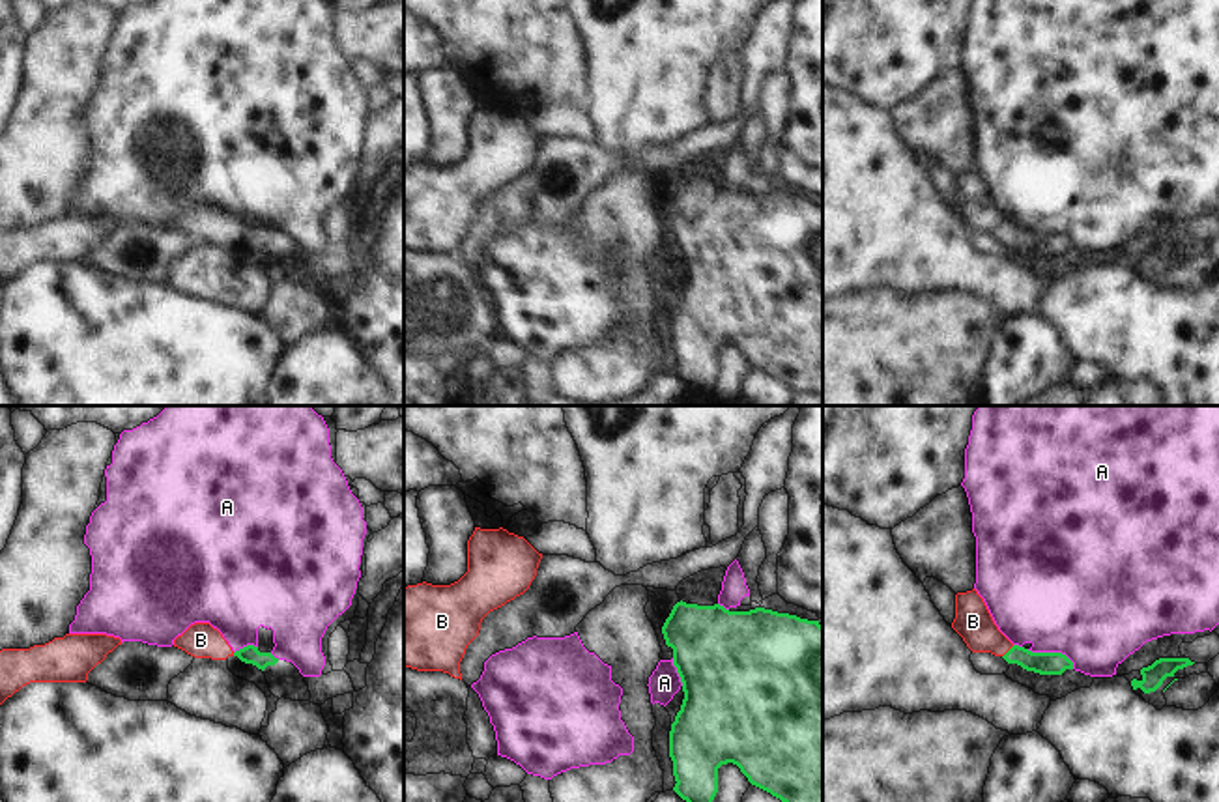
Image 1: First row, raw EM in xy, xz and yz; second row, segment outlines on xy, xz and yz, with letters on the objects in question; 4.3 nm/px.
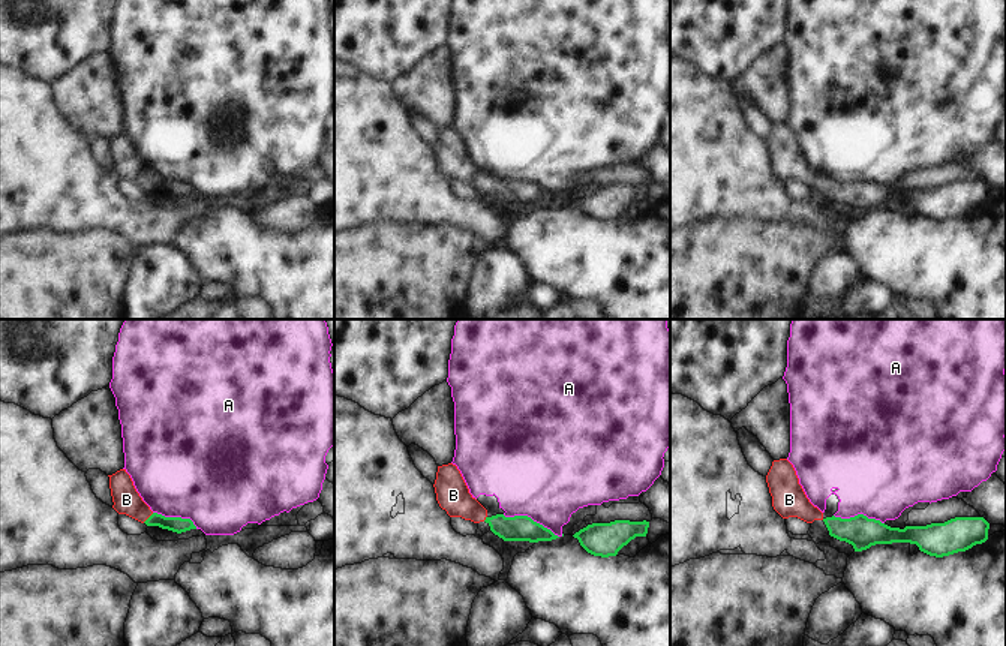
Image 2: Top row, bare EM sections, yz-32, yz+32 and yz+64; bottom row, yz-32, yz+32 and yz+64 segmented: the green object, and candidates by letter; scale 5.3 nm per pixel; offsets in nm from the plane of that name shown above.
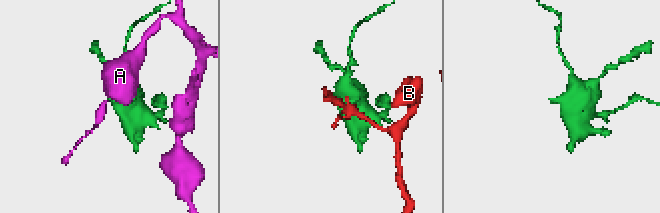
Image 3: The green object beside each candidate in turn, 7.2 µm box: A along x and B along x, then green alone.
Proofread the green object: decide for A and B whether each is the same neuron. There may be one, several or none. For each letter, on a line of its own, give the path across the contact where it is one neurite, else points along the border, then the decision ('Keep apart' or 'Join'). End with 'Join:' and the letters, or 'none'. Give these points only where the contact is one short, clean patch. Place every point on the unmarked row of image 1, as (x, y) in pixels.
A: Keep apart
B: Path across: yz (1040, 243), (1031, 243), (1008, 232), (973, 202). Join
Join: B.

